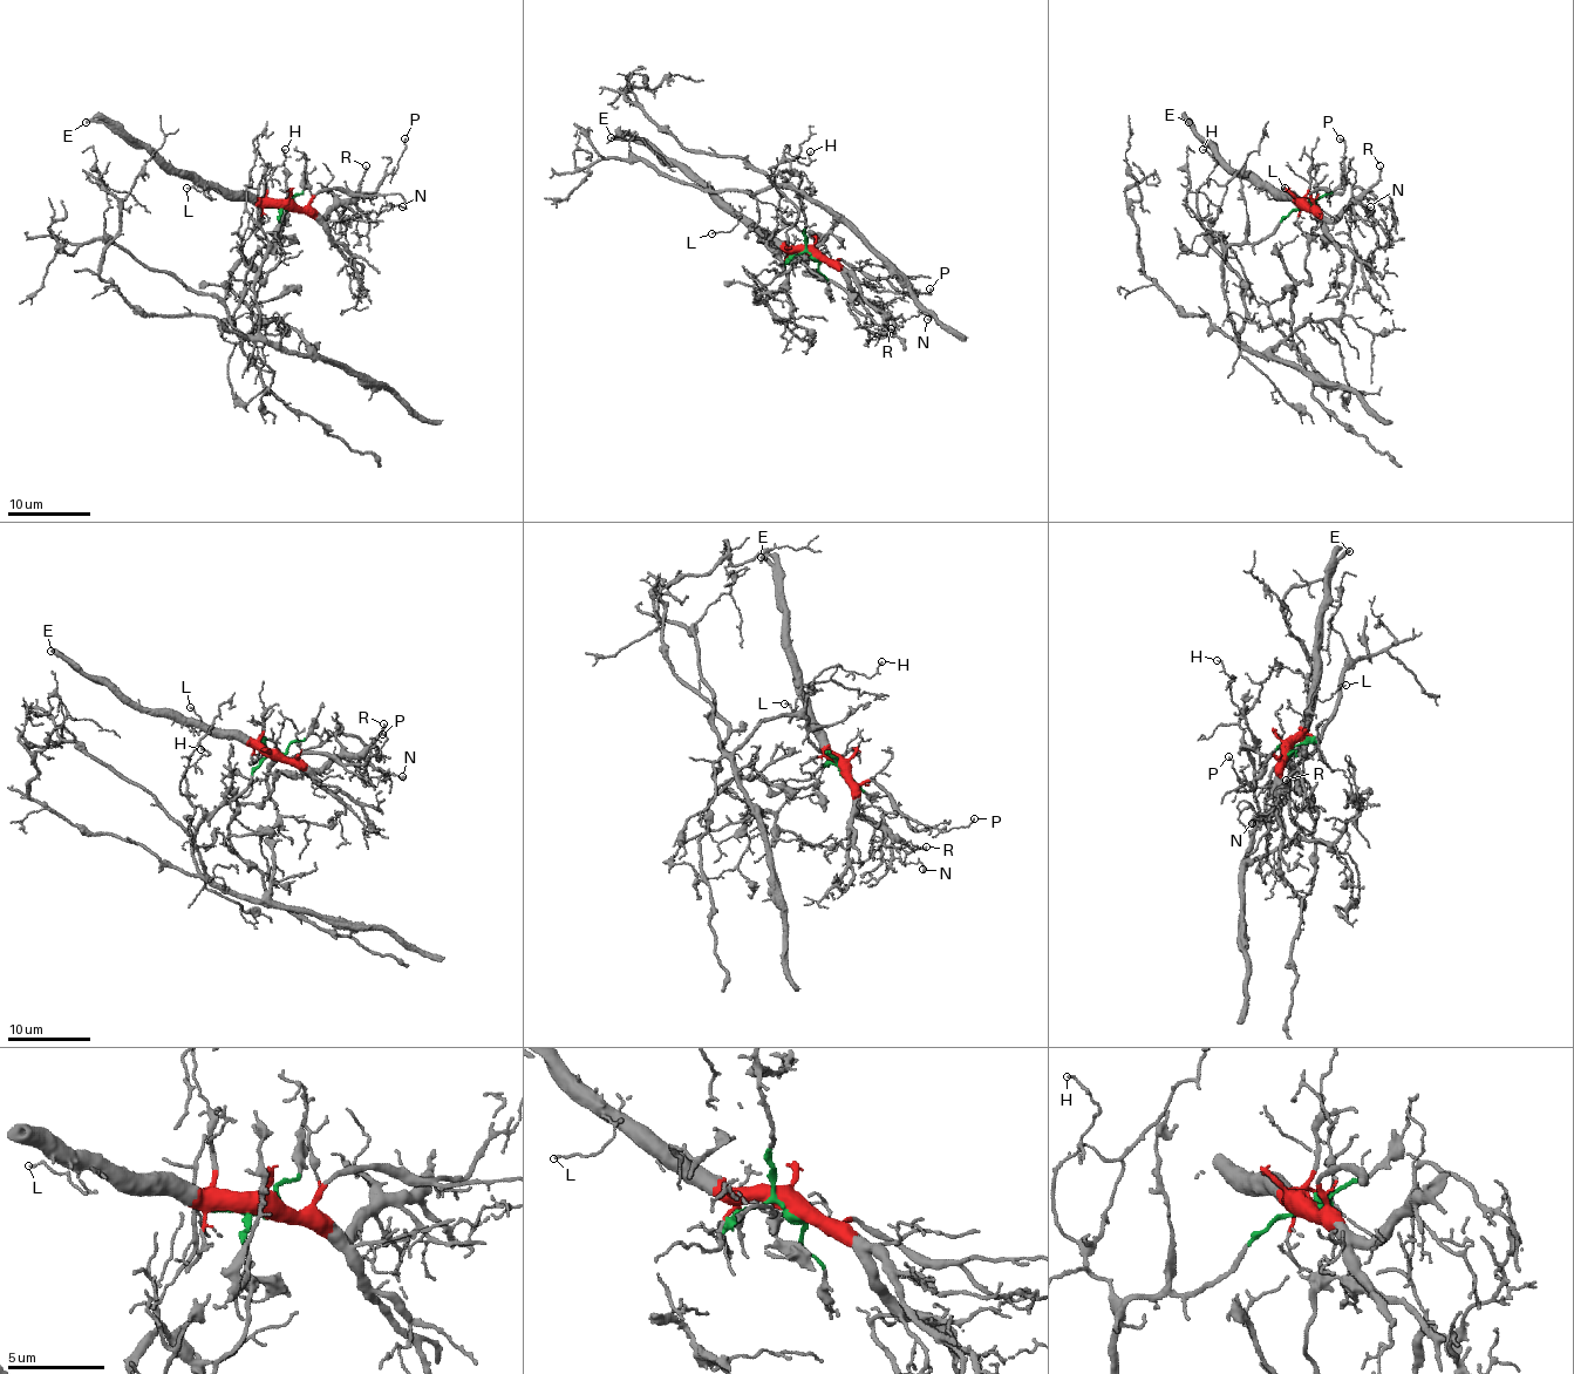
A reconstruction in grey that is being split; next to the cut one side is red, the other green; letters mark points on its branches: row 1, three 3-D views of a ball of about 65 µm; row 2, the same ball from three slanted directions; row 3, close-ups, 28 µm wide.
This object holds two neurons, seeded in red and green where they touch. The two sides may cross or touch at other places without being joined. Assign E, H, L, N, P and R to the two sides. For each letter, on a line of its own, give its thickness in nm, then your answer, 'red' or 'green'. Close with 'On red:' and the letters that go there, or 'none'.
E: calibre 300 nm; red
H: calibre 100 nm; green
L: calibre 110 nm; red
N: calibre 110 nm; red
P: calibre 120 nm; red
R: calibre 140 nm; red
On red: E, L, N, P, R

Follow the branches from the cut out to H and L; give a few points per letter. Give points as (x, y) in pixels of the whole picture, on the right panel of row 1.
H: (1308, 208), (1293, 209), (1271, 235), (1255, 243), (1225, 244), (1198, 211), (1198, 190), (1217, 163), (1201, 149)
L: (1308, 208), (1301, 201), (1282, 198), (1266, 190), (1266, 195), (1279, 198), (1285, 189)

